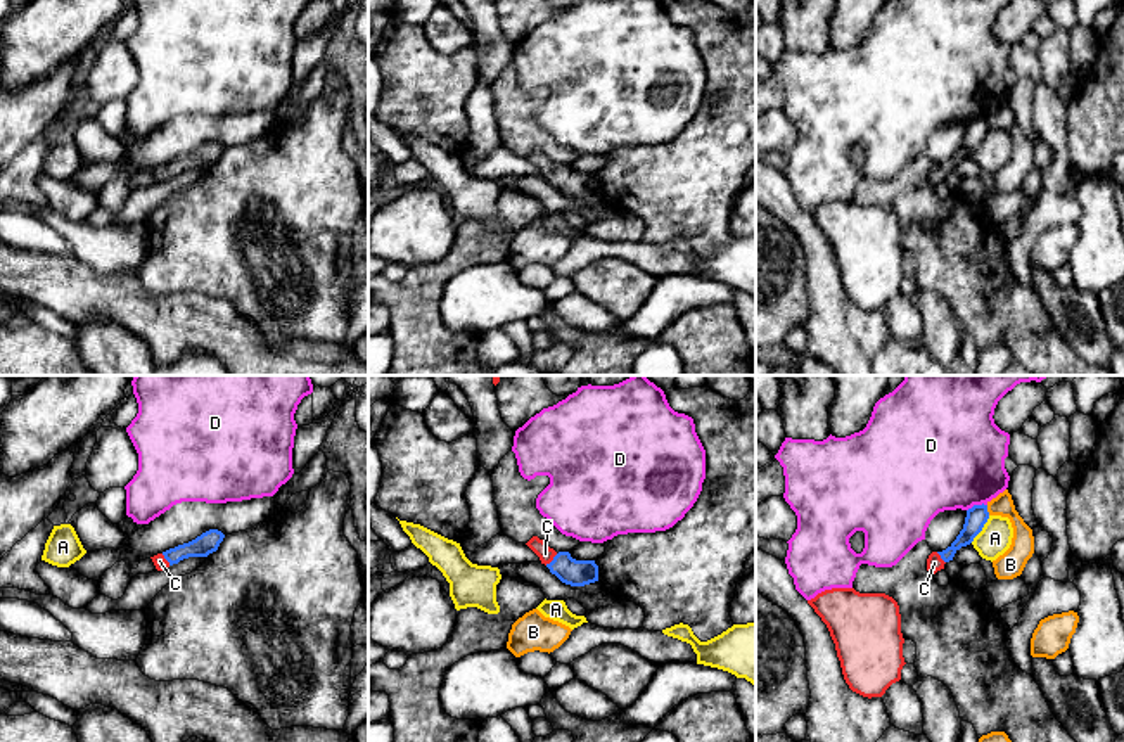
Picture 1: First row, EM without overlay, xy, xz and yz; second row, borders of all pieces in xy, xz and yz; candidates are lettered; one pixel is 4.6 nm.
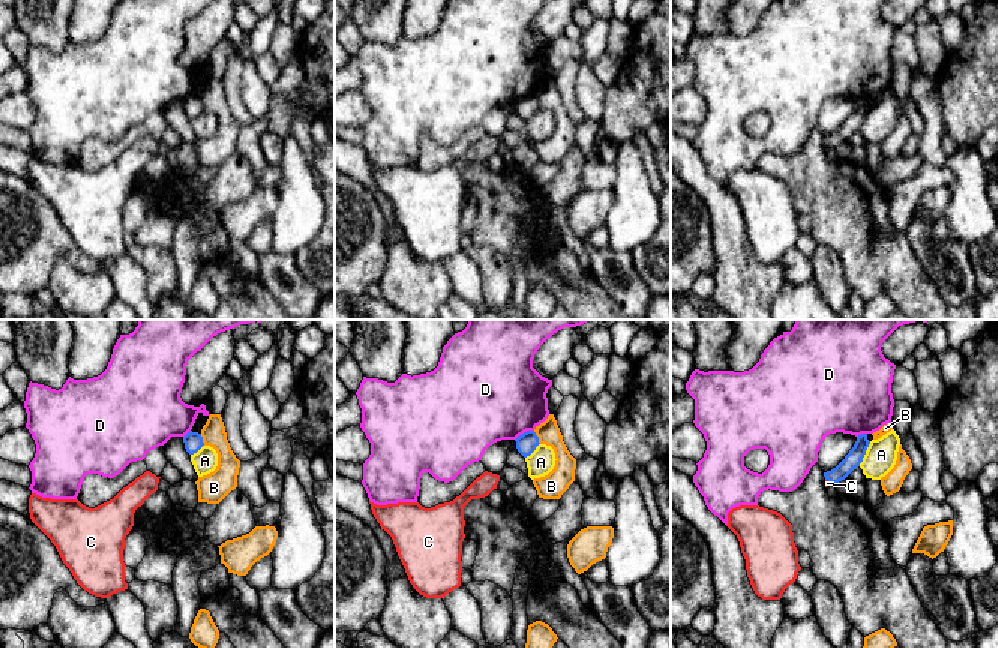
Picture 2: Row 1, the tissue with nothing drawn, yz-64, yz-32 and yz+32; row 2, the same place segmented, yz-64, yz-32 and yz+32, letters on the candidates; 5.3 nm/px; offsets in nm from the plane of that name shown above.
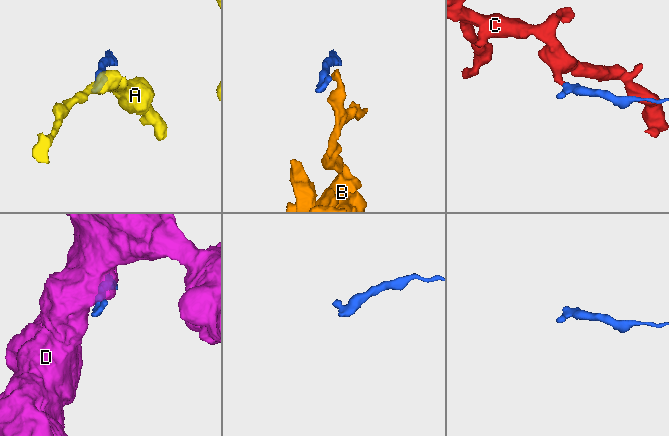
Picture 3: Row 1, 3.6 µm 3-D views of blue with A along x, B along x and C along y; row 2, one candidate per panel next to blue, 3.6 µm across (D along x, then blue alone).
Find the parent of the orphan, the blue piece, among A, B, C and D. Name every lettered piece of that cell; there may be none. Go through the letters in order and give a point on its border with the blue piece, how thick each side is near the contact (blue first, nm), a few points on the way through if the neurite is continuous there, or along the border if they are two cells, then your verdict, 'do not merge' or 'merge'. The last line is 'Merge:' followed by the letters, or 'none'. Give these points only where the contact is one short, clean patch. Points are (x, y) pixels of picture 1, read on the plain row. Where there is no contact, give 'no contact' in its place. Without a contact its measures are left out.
A: yz (981, 142) | 100/150 nm | do not merge
B: yz (986, 123) | 100/110 nm | along yz (986, 118), (989, 127) | do not merge
C: xz (552, 173) | 130/70 nm | across xz (576, 185), (552, 173), (545, 166) | merge
D: yz (976, 118) | 100/480 nm | do not merge
Merge: C

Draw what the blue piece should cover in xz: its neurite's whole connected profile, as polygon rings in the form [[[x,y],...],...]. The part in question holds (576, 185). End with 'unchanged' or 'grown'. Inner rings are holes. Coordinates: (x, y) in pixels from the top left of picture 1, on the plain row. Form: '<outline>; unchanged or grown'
[[[533,149],[526,157],[562,195],[571,199],[584,199],[598,194],[598,178],[595,173],[576,173],[569,164],[557,166],[538,149]]]; grown

